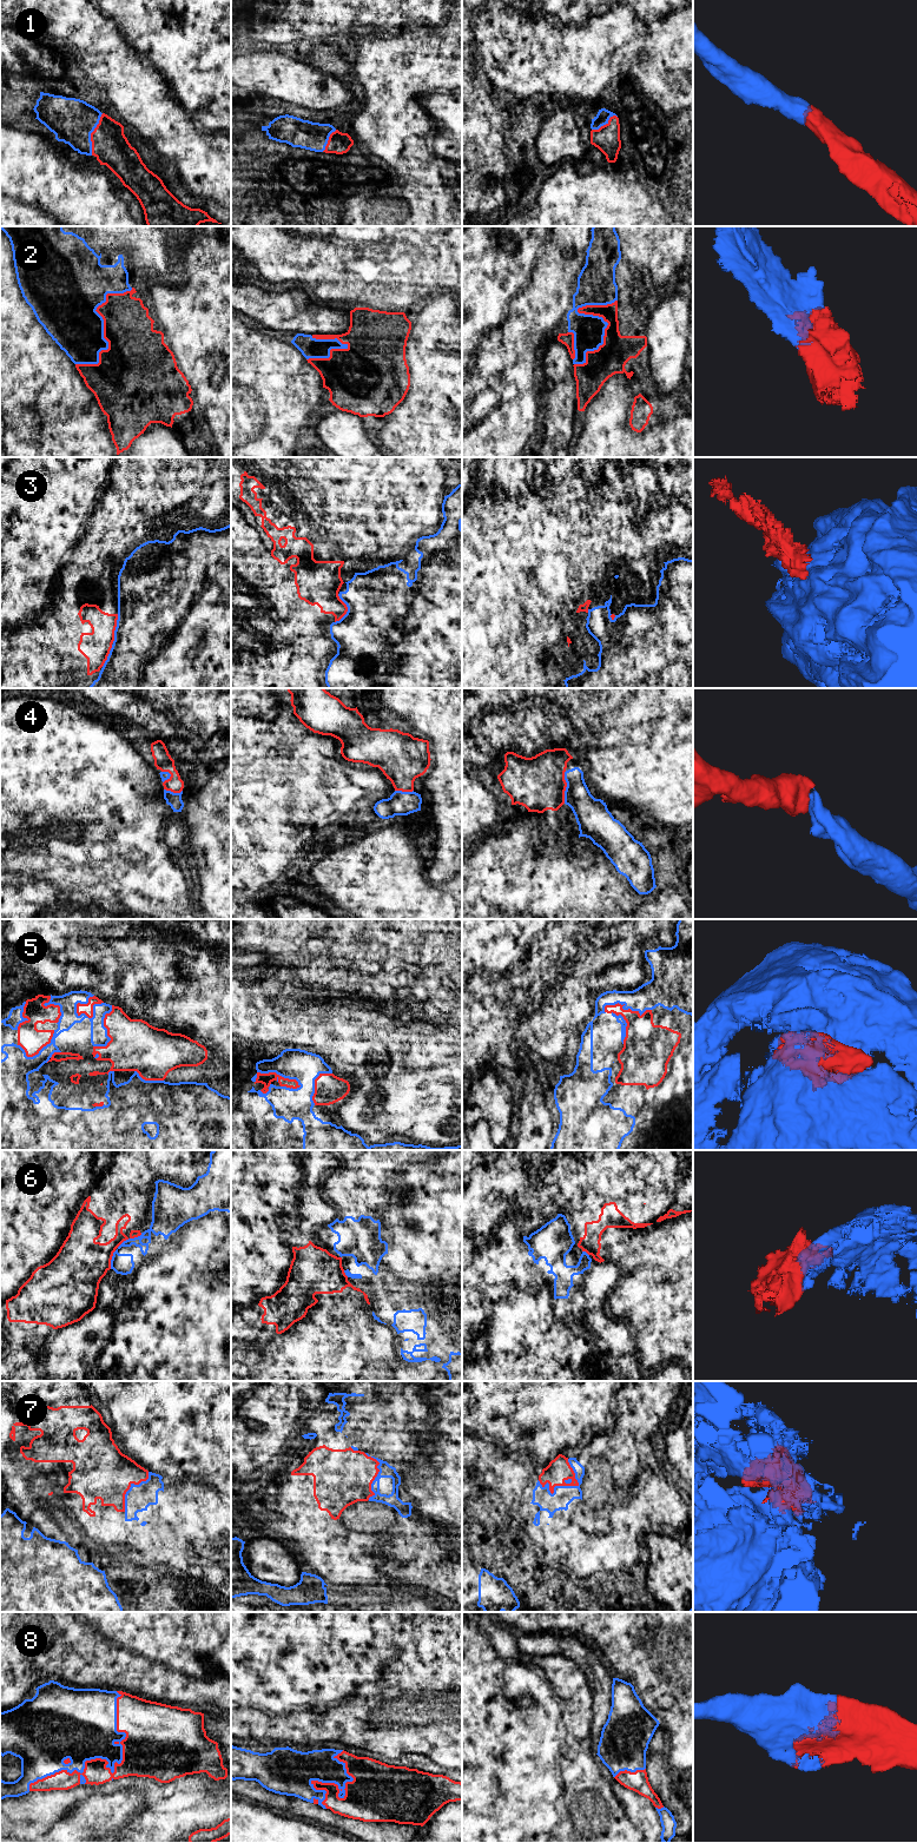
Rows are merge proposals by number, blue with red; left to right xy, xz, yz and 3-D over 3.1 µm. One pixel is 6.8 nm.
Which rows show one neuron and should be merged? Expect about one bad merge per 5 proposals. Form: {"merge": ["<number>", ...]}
{"merge": ["1", "2", "3", "4", "5", "8"]}

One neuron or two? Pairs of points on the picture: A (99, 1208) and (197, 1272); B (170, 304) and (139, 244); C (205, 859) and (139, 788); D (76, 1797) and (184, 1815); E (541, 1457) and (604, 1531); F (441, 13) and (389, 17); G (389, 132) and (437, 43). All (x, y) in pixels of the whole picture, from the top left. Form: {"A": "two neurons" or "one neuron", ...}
{"A": "two neurons", "B": "two neurons", "C": "two neurons", "D": "one neuron", "E": "one neuron", "F": "one neuron", "G": "one neuron"}

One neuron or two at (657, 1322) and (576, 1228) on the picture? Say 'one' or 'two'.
one

